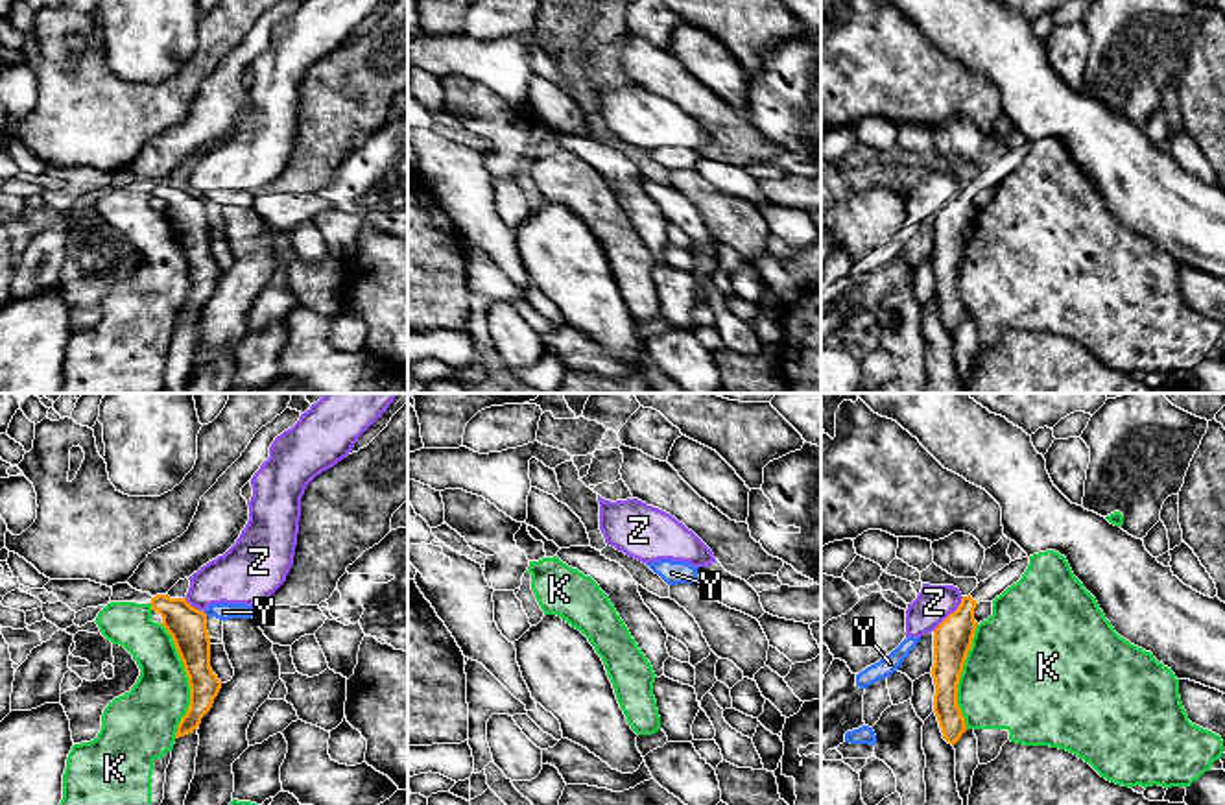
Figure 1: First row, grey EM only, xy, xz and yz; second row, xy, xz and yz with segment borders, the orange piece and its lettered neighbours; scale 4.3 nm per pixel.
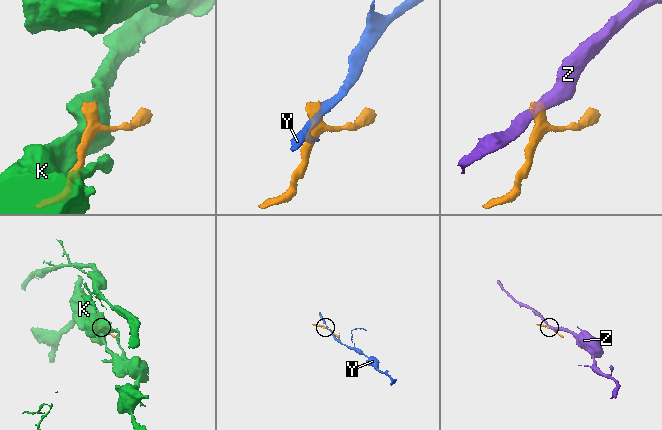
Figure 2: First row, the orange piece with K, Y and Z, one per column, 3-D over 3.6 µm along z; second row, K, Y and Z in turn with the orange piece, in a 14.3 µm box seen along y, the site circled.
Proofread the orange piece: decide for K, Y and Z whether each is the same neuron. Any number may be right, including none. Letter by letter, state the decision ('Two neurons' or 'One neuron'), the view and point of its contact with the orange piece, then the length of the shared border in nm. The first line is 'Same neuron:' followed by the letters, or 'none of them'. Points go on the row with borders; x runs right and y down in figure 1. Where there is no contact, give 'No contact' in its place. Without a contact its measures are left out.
Same neuron: none of them
K: Two neurons. Touches orange at xy (189, 680). Shared border 500 nm
Y: Two neurons. Touches orange at xy (203, 613). Shared border 30 nm
Z: Two neurons. Touches orange at yz (951, 613). Shared border 200 nm

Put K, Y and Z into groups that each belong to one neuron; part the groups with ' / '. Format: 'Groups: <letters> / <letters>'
Groups: K / Y / Z

